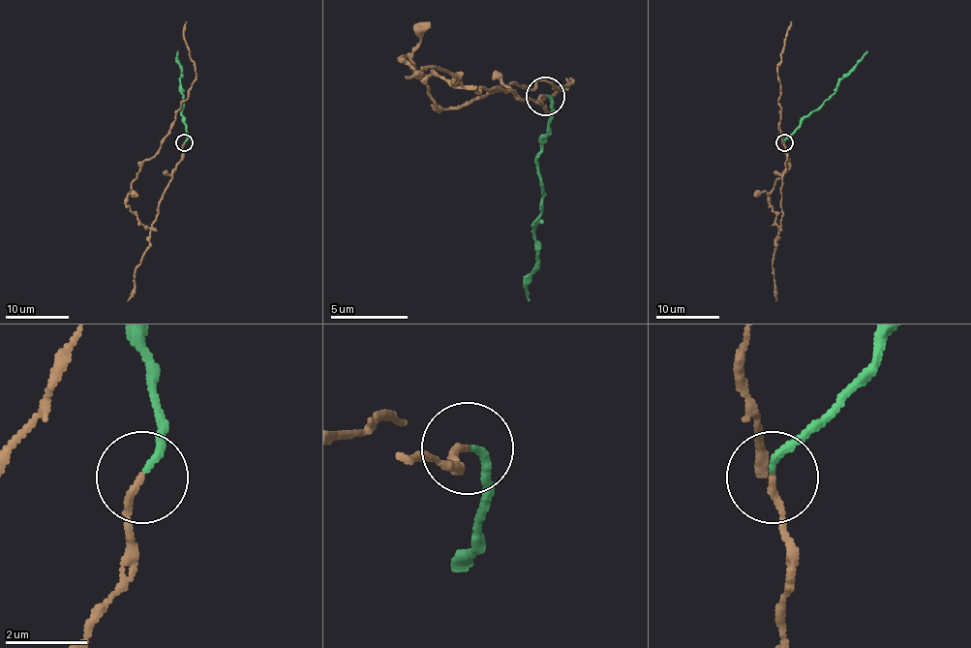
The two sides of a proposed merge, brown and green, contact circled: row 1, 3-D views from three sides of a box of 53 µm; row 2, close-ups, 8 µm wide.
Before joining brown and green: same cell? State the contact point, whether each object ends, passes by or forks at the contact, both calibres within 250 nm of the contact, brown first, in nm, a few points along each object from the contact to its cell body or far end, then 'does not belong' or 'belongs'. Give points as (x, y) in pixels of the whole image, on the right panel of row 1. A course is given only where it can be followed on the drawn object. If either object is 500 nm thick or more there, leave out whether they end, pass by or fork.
at (784, 142); brown ends there; green ends there; 170 nm thick on the brown side, 170 nm on the other; brown runs (784, 142), (779, 228), (769, 193), (789, 168), (779, 130), (778, 63), (791, 22); green runs (784, 142), (834, 92), (836, 84), (866, 50); does not belong

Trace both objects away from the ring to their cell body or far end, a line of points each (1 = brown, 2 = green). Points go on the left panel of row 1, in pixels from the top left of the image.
1: (184, 142), (156, 222), (146, 228), (126, 204), (127, 193), (195, 79), (186, 22)
2: (184, 142), (187, 139), (187, 127), (181, 114), (182, 92), (177, 50)

